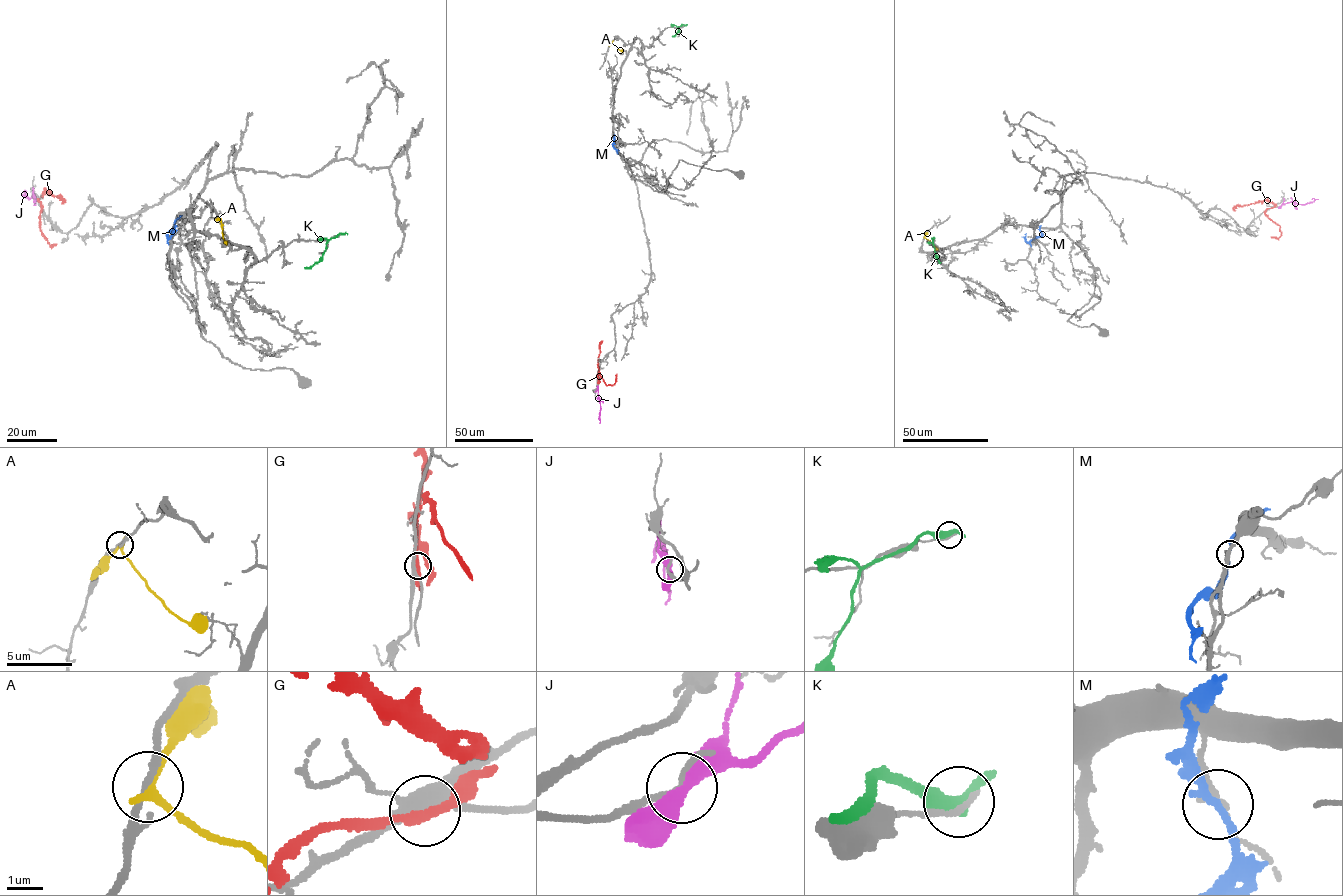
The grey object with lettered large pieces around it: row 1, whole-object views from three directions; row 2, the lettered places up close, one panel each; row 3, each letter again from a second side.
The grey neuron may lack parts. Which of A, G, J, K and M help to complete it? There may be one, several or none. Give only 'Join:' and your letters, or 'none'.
Join: none

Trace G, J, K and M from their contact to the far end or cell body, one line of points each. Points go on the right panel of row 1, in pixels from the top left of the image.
G: (1272, 207), (1276, 205), (1263, 200), (1236, 205), (1235, 211)
J: (1281, 206), (1292, 201), (1305, 204), (1315, 199), (1312, 199)
K: (934, 238), (931, 238), (939, 263)
M: (1041, 231), (1041, 234), (1029, 242), (1025, 240), (1025, 233)

